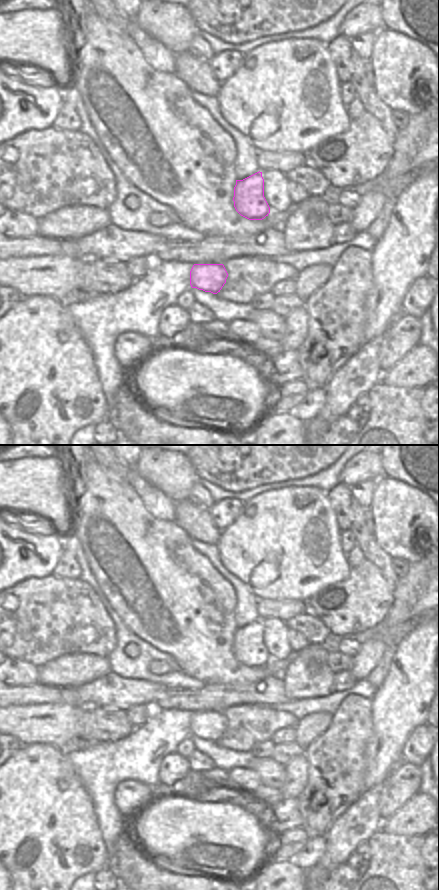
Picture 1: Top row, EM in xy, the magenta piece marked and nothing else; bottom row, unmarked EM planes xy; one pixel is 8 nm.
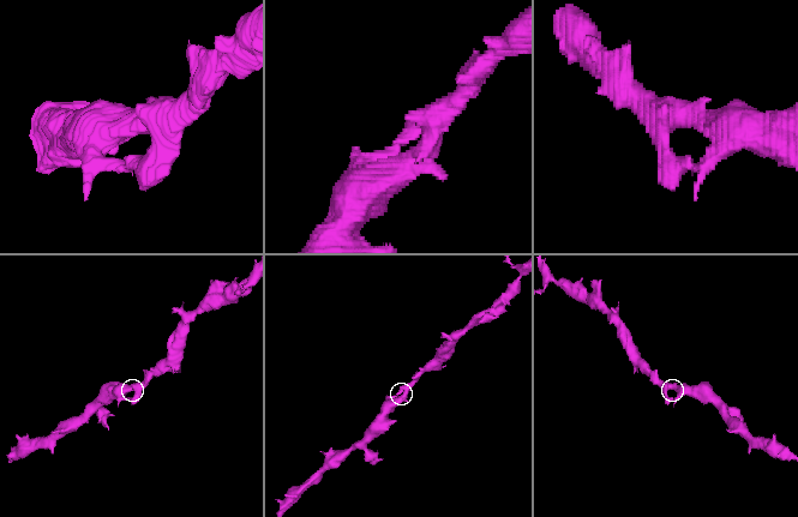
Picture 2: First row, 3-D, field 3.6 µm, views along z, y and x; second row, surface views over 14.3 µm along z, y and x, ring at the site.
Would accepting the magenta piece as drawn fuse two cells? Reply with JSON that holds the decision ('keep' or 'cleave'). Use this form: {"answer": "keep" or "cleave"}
{"answer": "keep"}

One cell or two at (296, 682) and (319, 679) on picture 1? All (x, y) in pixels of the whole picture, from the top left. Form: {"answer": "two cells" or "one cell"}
{"answer": "one cell"}

